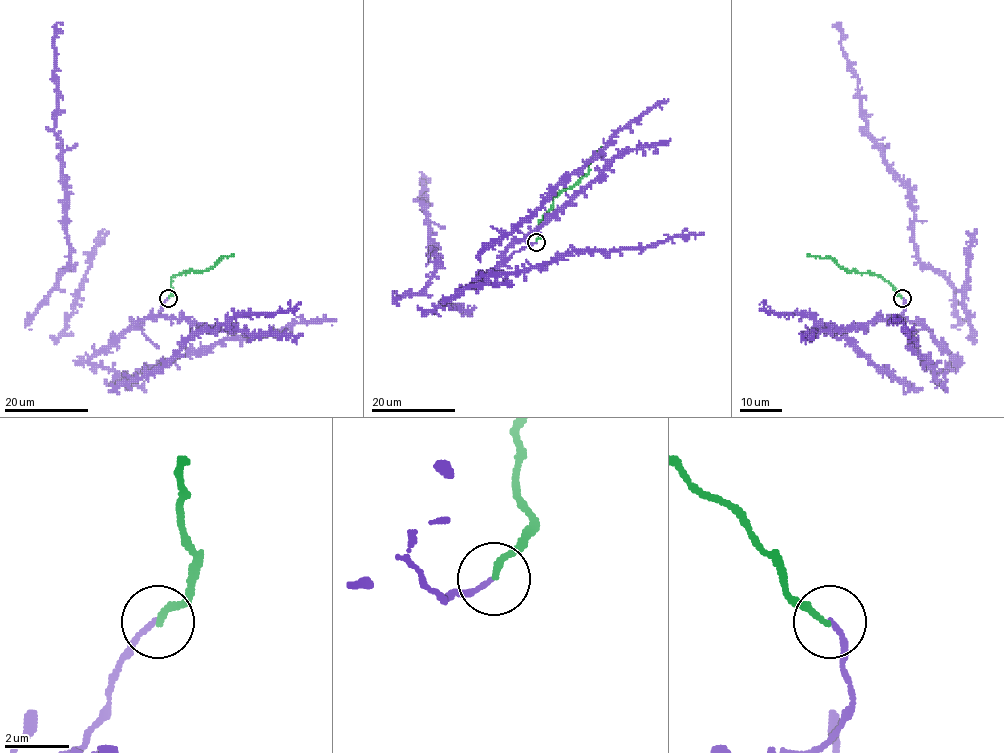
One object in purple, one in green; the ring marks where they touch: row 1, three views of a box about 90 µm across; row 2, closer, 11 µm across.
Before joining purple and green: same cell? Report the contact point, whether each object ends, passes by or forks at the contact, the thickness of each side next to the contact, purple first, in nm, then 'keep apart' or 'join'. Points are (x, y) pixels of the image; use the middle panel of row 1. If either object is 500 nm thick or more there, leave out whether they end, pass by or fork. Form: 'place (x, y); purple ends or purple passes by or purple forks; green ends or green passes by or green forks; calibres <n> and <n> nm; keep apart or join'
place (536, 242); purple ends; green ends; calibres 140 and 180 nm; keep apart

